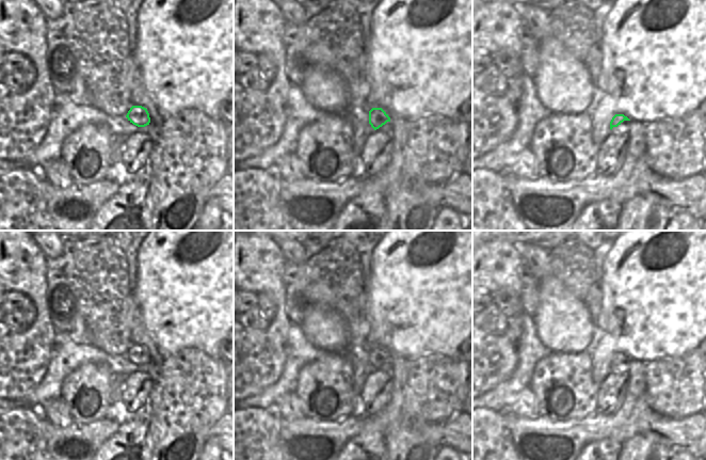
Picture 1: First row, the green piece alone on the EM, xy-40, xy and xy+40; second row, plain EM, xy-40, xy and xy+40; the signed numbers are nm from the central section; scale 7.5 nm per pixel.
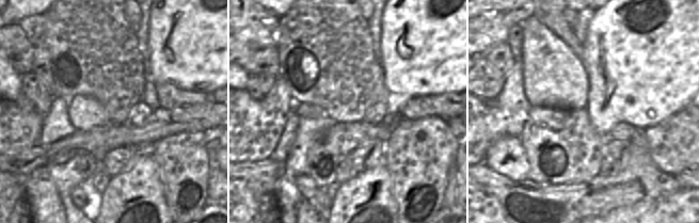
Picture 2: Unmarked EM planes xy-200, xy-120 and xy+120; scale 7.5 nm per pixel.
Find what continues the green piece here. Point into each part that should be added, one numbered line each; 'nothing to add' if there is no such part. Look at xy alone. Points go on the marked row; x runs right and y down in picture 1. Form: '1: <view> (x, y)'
1: xy (385, 128)

